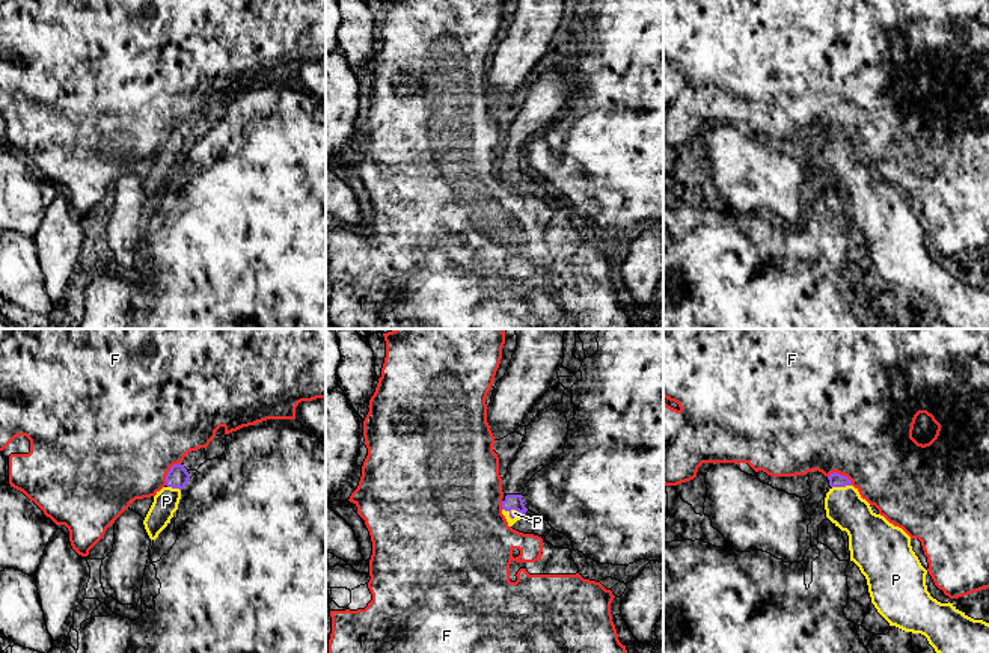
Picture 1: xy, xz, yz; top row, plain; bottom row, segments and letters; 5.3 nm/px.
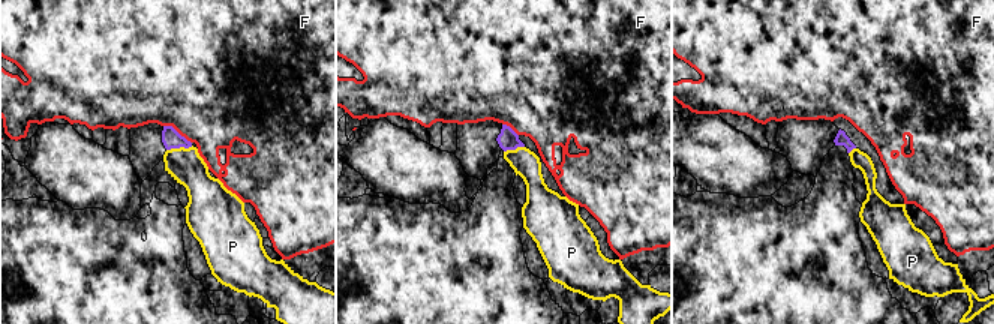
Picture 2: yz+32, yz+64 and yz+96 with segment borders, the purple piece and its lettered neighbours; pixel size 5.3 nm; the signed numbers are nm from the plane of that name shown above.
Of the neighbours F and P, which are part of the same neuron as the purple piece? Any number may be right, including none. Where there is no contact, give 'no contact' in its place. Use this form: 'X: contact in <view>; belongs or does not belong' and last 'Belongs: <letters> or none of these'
F: contact in xy; does not belong
P: contact in xz; belongs
Belongs: P

